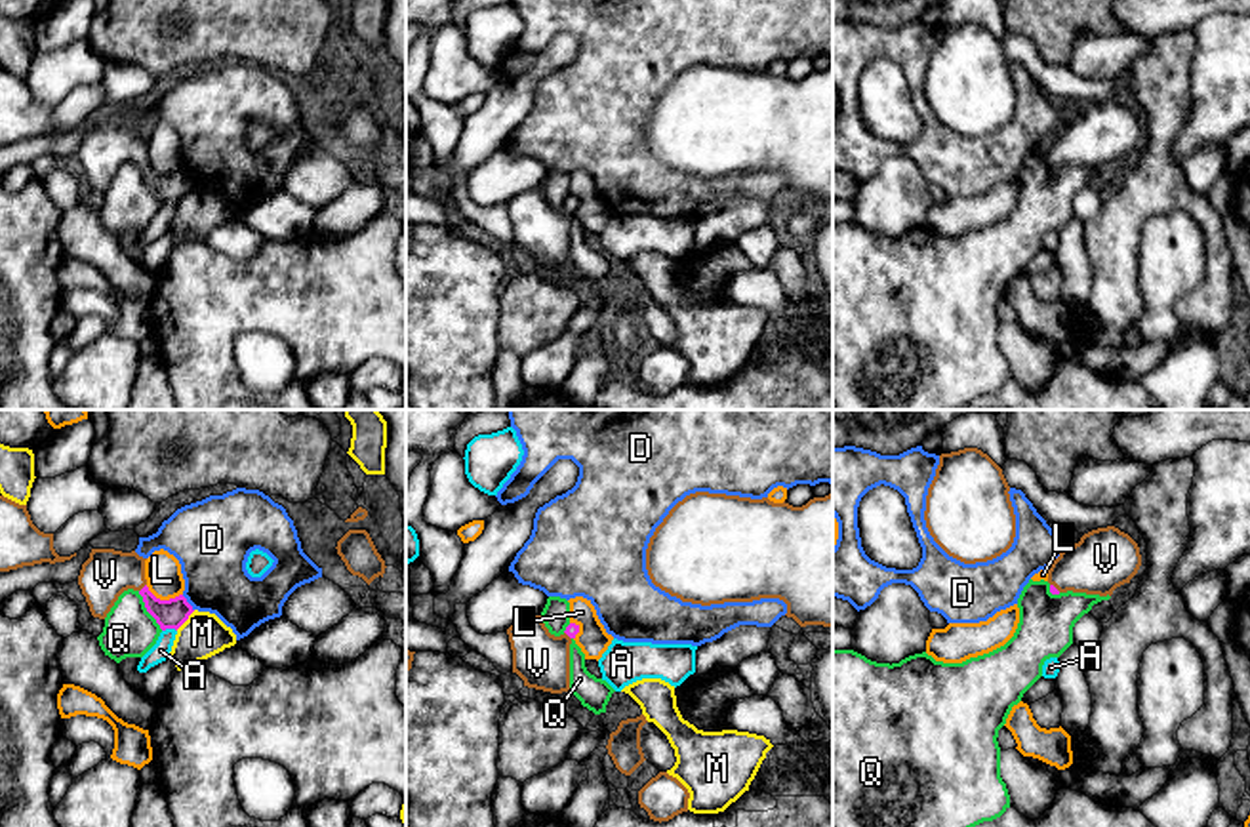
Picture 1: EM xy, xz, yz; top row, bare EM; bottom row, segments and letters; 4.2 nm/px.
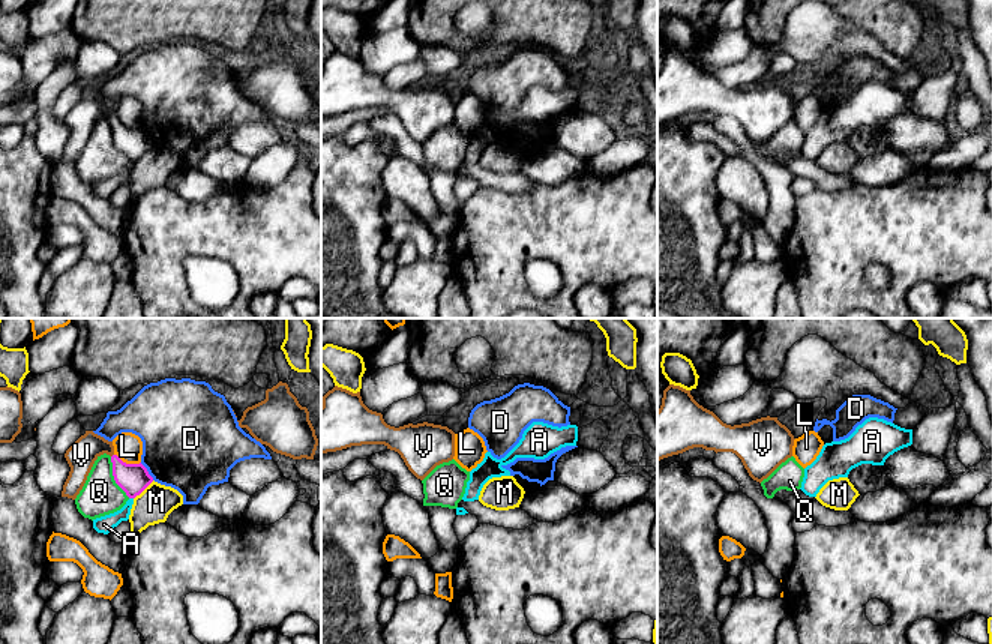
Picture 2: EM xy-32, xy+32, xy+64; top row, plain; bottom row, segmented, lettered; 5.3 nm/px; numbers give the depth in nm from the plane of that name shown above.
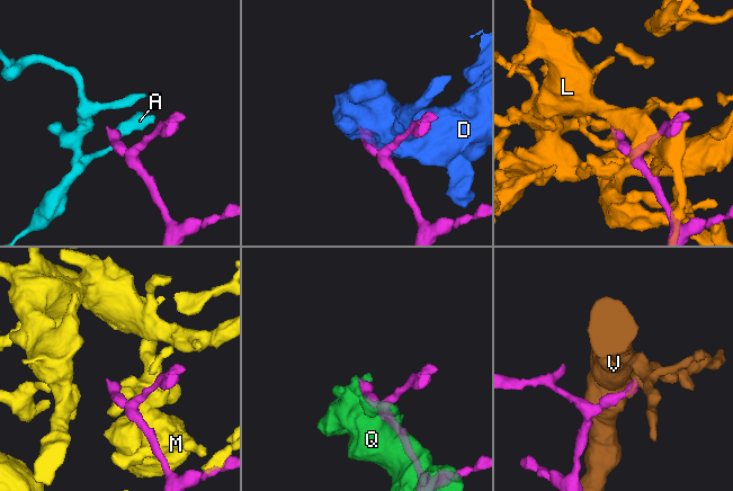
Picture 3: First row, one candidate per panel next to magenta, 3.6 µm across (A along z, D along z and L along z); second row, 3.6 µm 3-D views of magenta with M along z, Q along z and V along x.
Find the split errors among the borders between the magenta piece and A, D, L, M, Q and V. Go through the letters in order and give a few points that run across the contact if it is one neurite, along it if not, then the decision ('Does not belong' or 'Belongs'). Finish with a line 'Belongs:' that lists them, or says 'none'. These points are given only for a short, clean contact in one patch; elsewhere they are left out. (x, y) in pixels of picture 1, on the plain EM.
A: Line: xy (176, 202), (162, 204). Does not belong
D: Does not belong
L: Does not belong
M: Does not belong
Q: Does not belong
V: Line: xy (170, 187), (143, 161), (130, 147), (105, 147). Belongs
Belongs: V

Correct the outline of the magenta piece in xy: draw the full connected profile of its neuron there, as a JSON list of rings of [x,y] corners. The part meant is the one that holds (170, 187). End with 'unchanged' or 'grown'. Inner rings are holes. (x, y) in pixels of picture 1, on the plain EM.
[[[91,122],[78,149],[90,185],[105,192],[118,170],[133,162],[143,170],[147,185],[162,204],[177,204],[194,183],[183,168],[170,173],[156,171],[147,160],[145,133],[135,124]]]; grown

